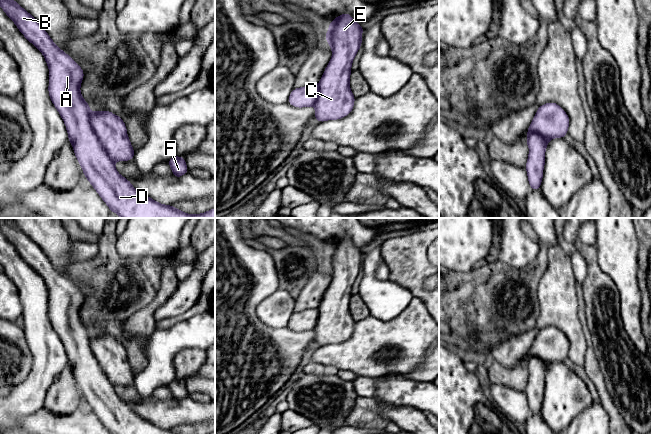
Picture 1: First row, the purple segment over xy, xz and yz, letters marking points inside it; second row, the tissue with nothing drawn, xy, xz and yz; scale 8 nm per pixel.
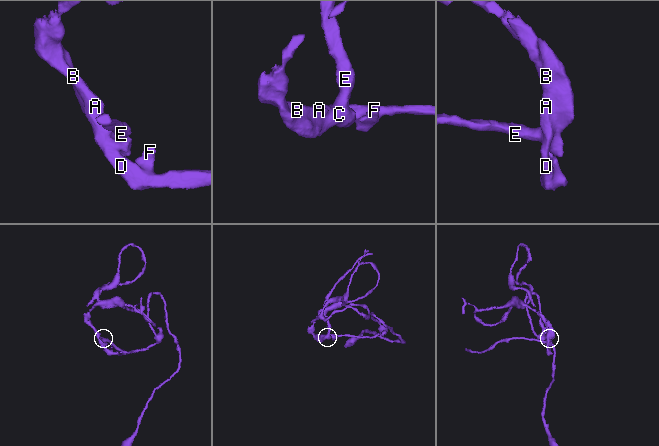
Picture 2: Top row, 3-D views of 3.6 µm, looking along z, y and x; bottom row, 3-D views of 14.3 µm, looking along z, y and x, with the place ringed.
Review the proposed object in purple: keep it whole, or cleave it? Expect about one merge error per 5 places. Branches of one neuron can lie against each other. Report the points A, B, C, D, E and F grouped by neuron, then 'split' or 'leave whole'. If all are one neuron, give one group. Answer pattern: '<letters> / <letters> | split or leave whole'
A B C D E F | leave whole

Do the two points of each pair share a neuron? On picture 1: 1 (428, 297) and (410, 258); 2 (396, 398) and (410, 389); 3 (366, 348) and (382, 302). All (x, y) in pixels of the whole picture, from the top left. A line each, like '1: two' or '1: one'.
1: one
2: one
3: two

